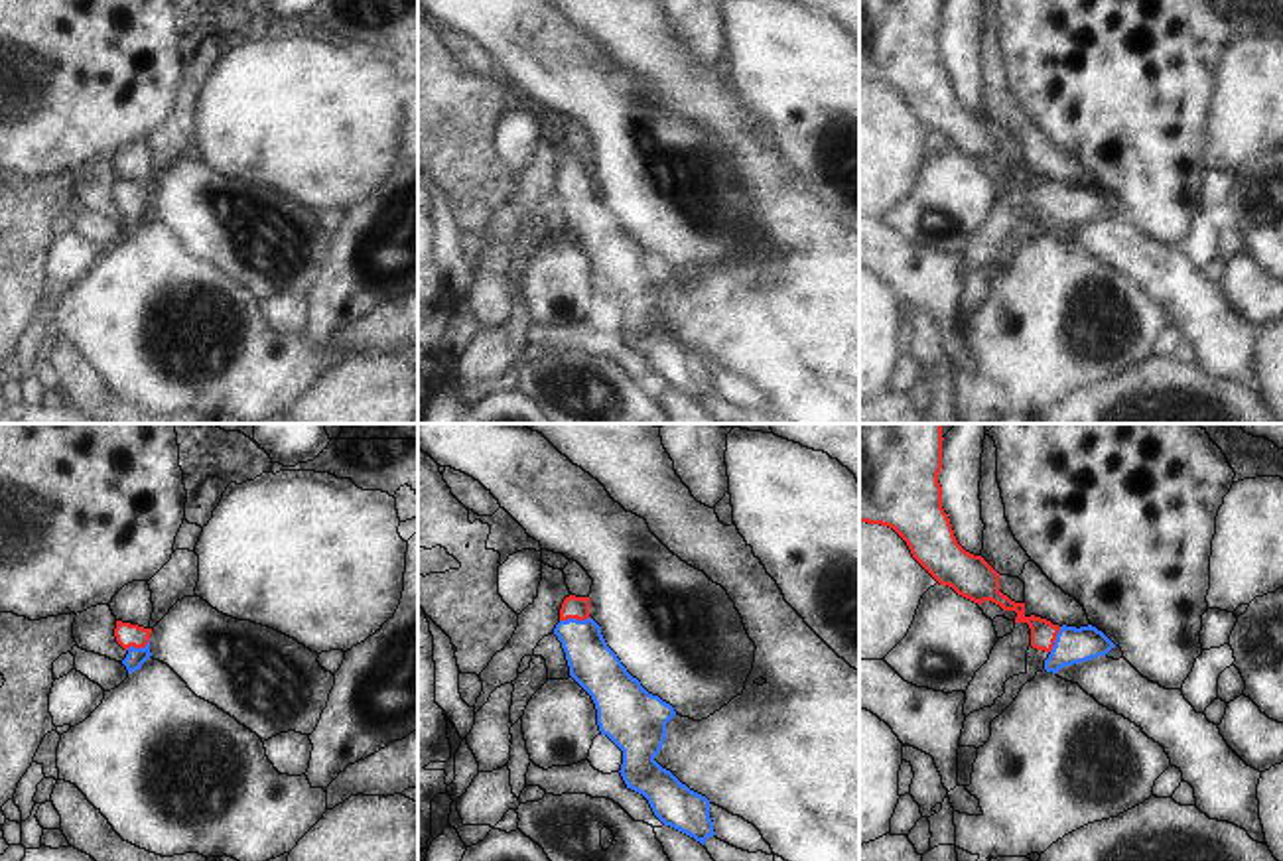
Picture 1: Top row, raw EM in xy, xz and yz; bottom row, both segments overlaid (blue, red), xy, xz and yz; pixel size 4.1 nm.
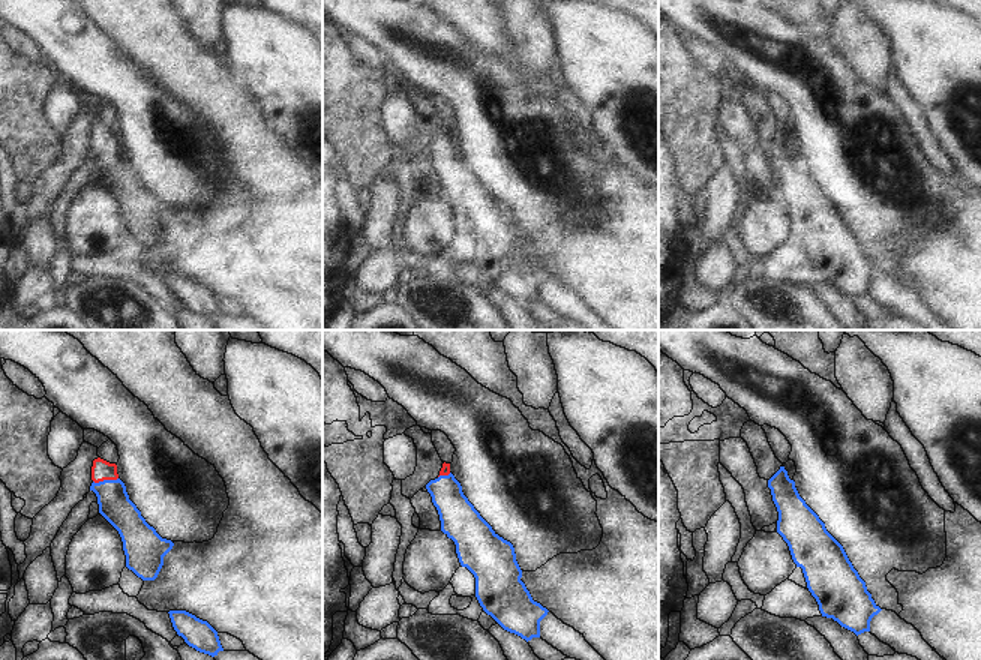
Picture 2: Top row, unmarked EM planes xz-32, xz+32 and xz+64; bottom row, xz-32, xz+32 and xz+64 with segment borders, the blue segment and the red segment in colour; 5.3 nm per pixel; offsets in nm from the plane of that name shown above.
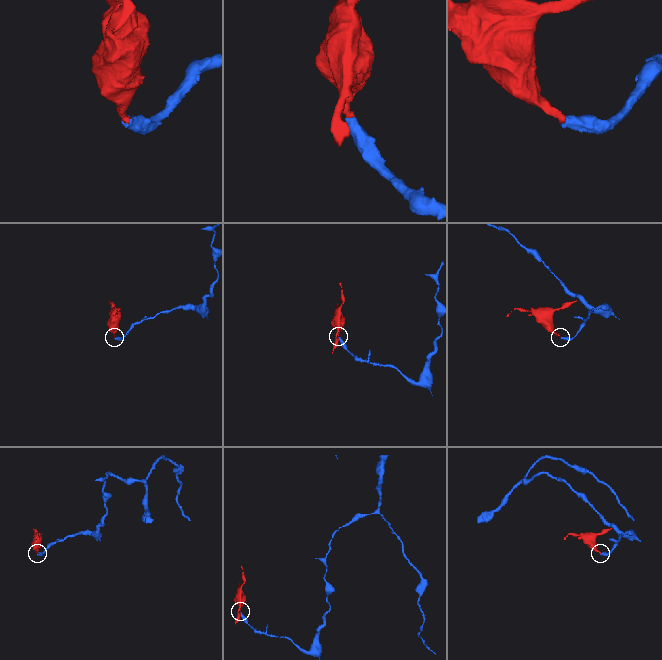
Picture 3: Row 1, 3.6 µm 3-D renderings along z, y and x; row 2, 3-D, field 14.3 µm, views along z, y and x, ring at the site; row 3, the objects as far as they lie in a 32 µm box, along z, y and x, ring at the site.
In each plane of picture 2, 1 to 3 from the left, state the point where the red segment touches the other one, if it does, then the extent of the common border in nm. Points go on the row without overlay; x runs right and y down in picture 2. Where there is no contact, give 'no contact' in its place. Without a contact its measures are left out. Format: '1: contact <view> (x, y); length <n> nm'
1: contact xz-32 (105, 144); length 140 nm
2: contact xz+32 (444, 140); length 80 nm
3: no contact

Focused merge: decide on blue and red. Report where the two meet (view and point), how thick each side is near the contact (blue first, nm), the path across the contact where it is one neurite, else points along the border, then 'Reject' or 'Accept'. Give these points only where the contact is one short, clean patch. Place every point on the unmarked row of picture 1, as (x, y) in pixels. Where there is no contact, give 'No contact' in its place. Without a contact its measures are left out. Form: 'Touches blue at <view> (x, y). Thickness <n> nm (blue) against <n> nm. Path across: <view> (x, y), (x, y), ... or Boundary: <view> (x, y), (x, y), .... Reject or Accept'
Touches blue at xz (574, 178). Thickness 190 nm (blue) against 100 nm. Path across: xz (592, 221), (574, 178), (574, 166). Accept

